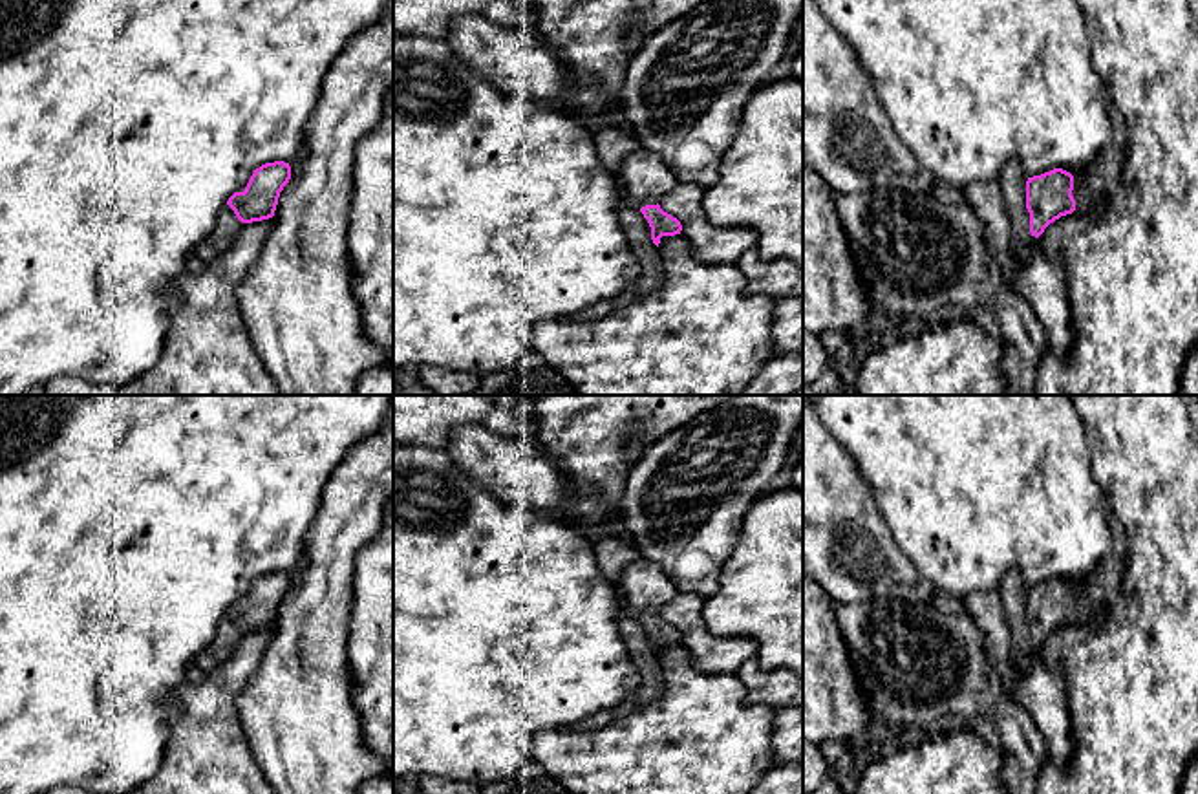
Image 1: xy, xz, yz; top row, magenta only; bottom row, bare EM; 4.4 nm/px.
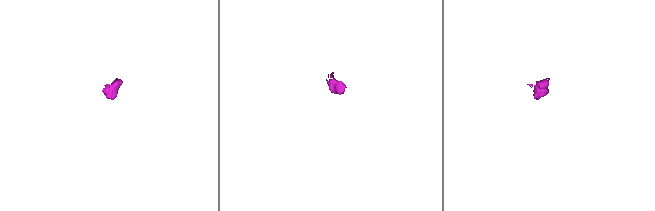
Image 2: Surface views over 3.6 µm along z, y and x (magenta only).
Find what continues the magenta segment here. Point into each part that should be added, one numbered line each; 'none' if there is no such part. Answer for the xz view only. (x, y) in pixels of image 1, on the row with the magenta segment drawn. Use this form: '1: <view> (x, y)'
1: xz (648, 176)

